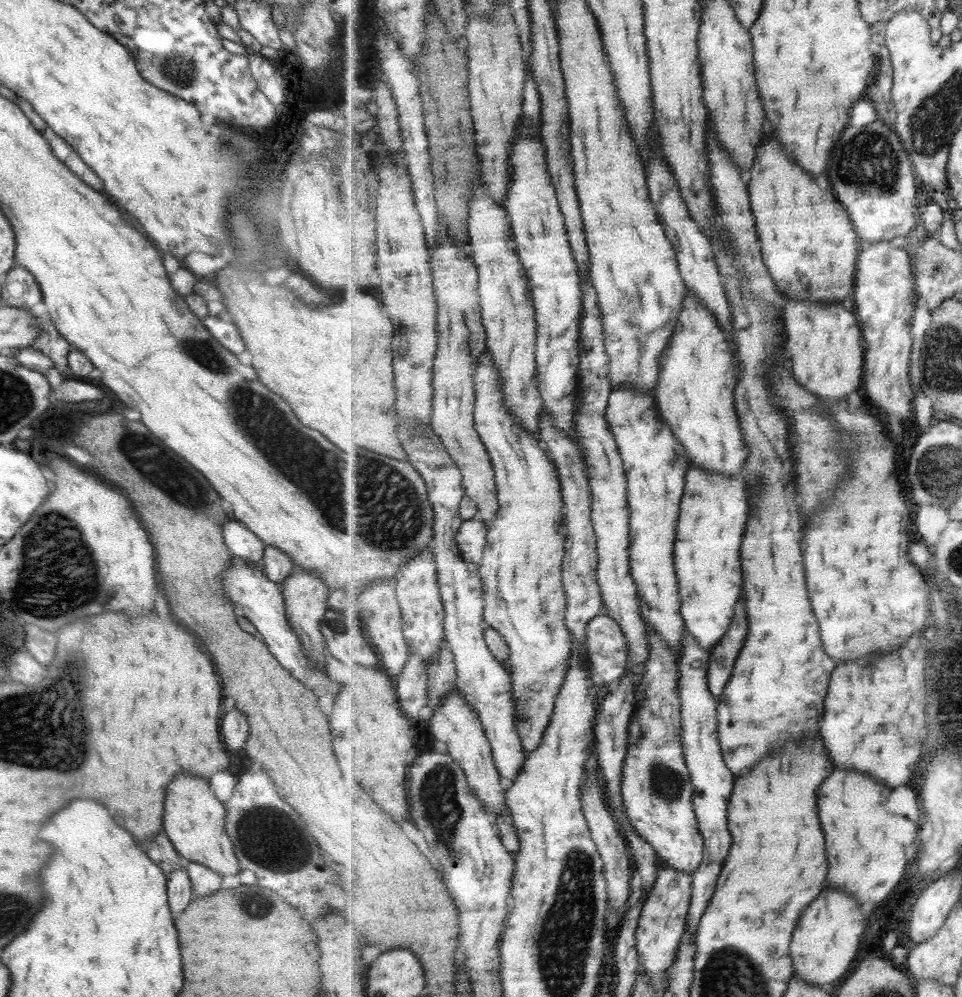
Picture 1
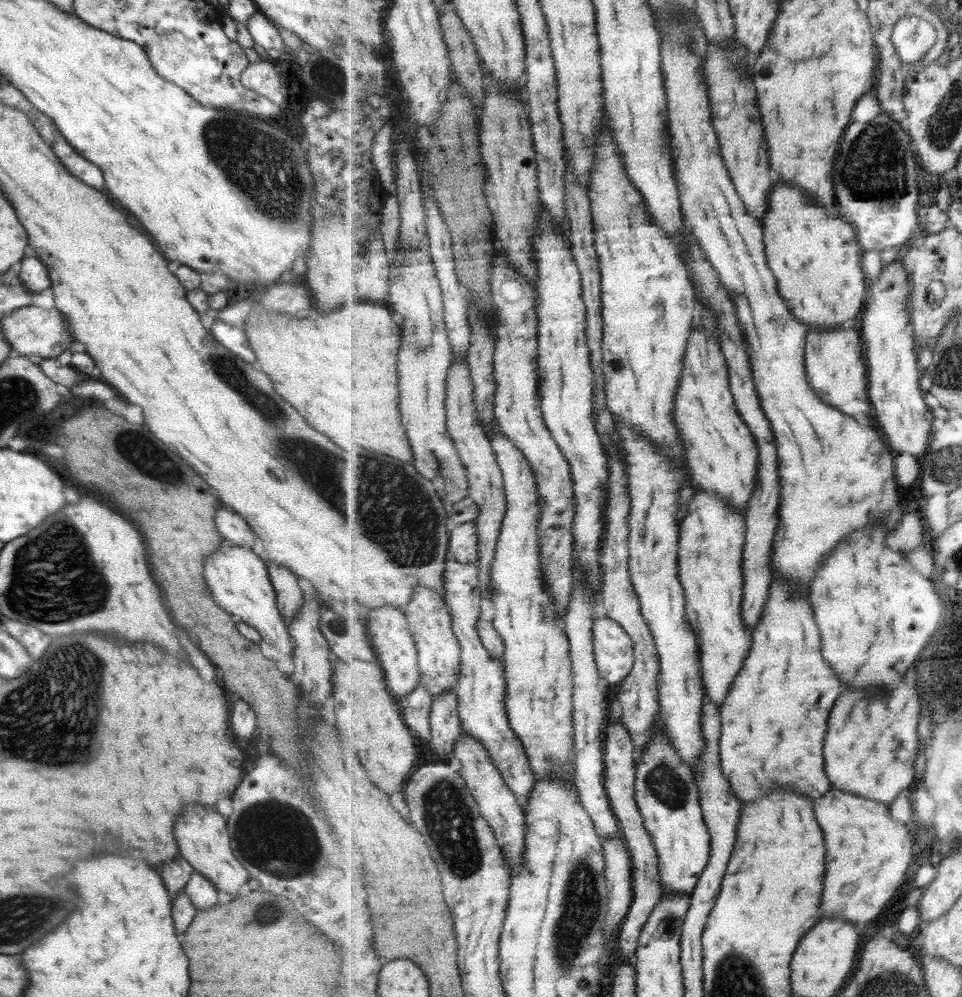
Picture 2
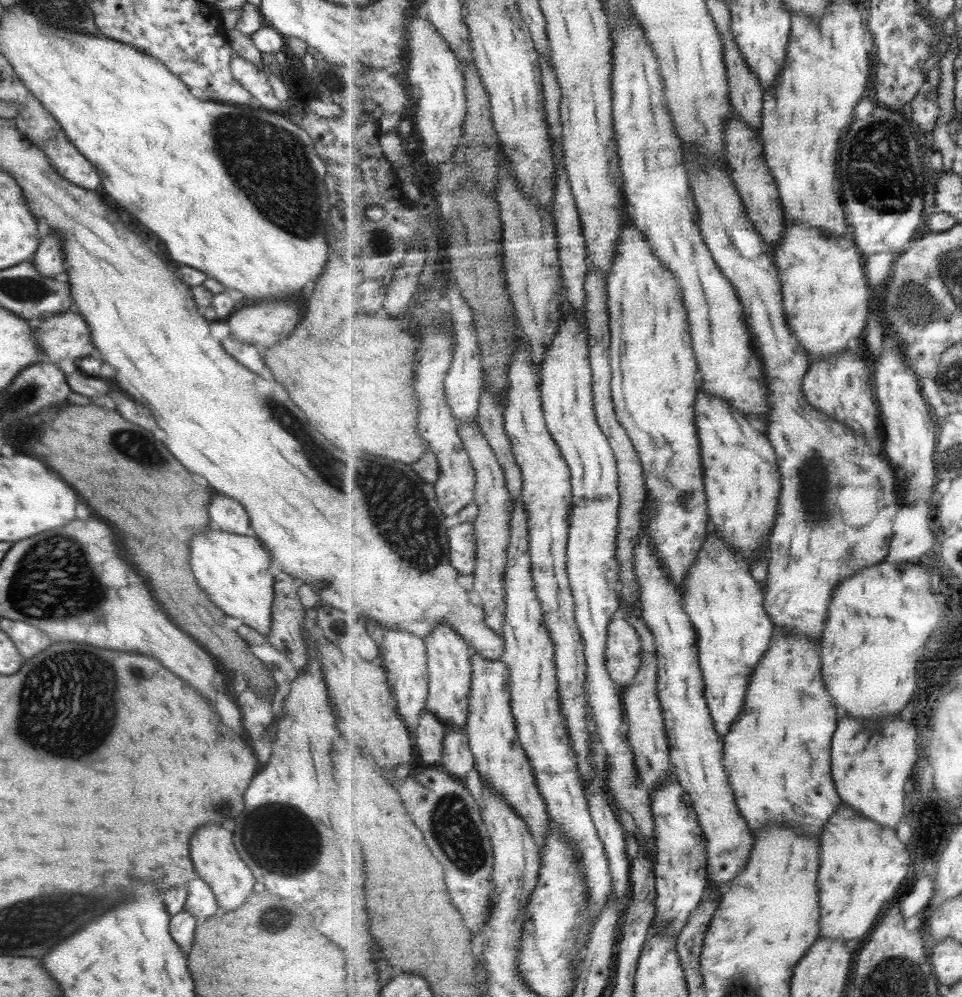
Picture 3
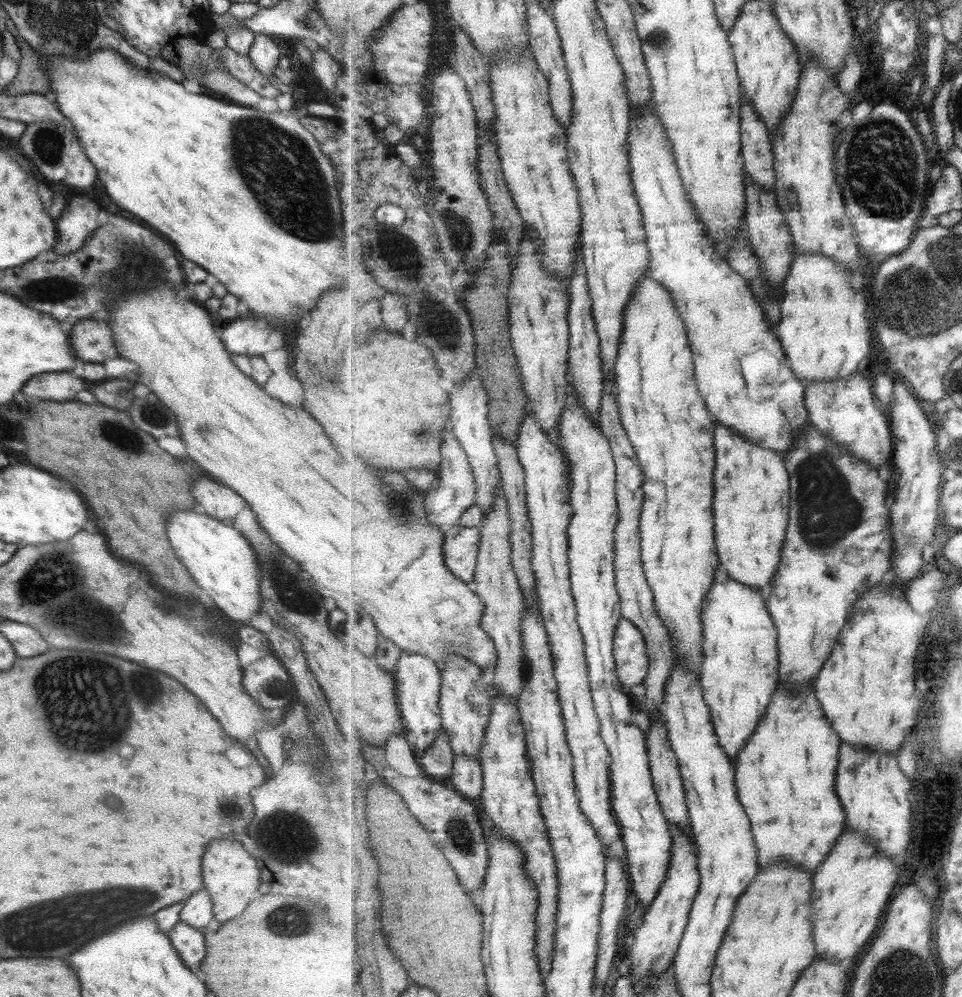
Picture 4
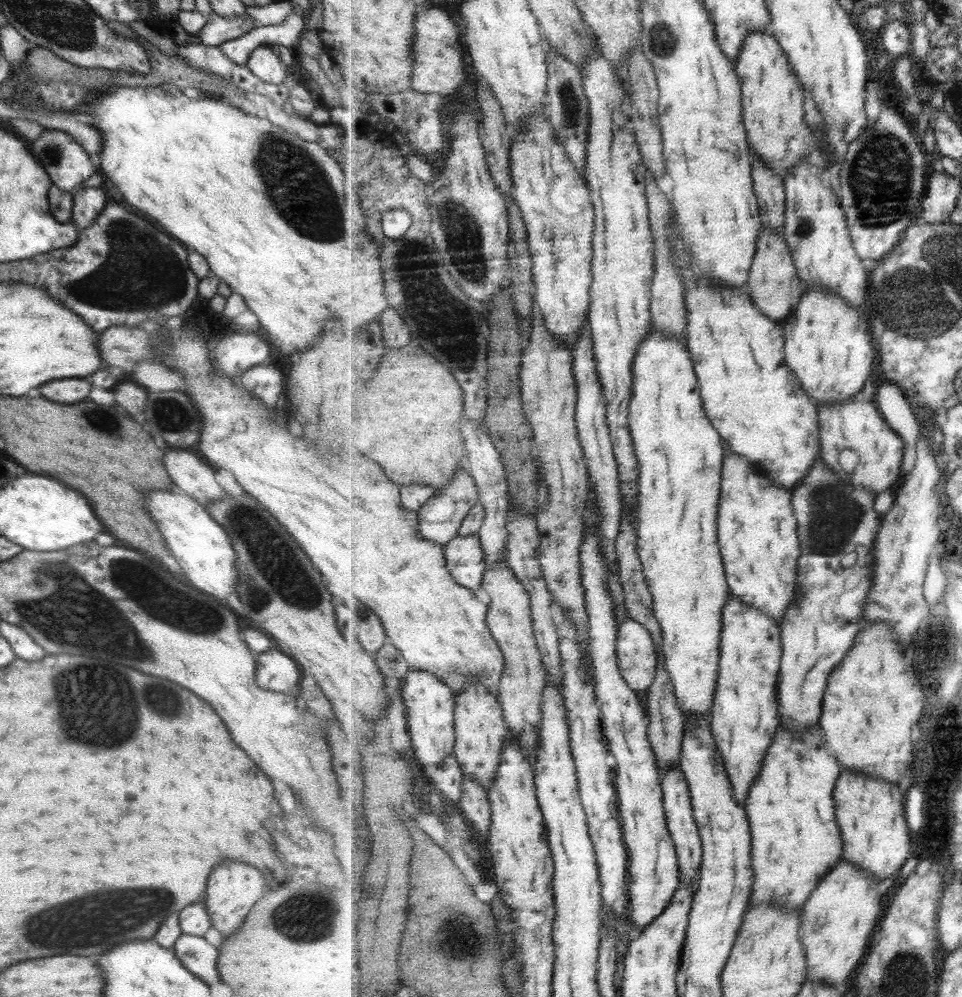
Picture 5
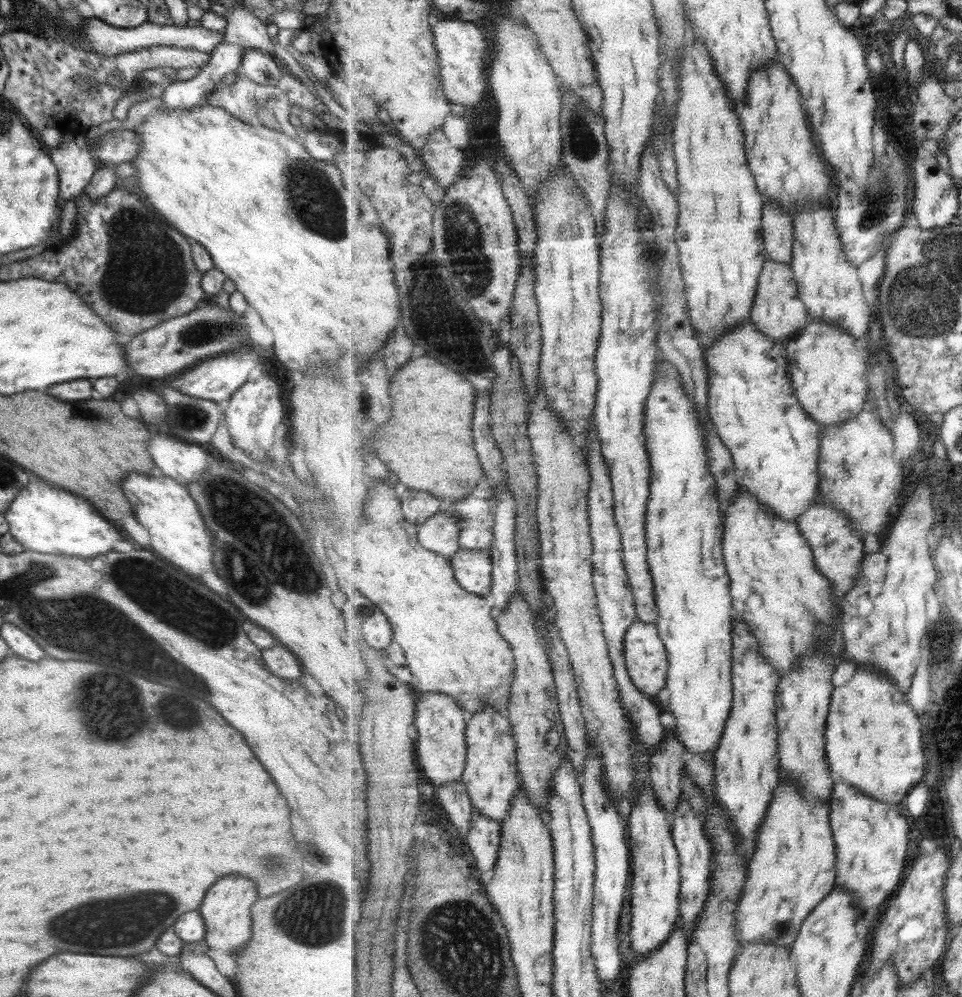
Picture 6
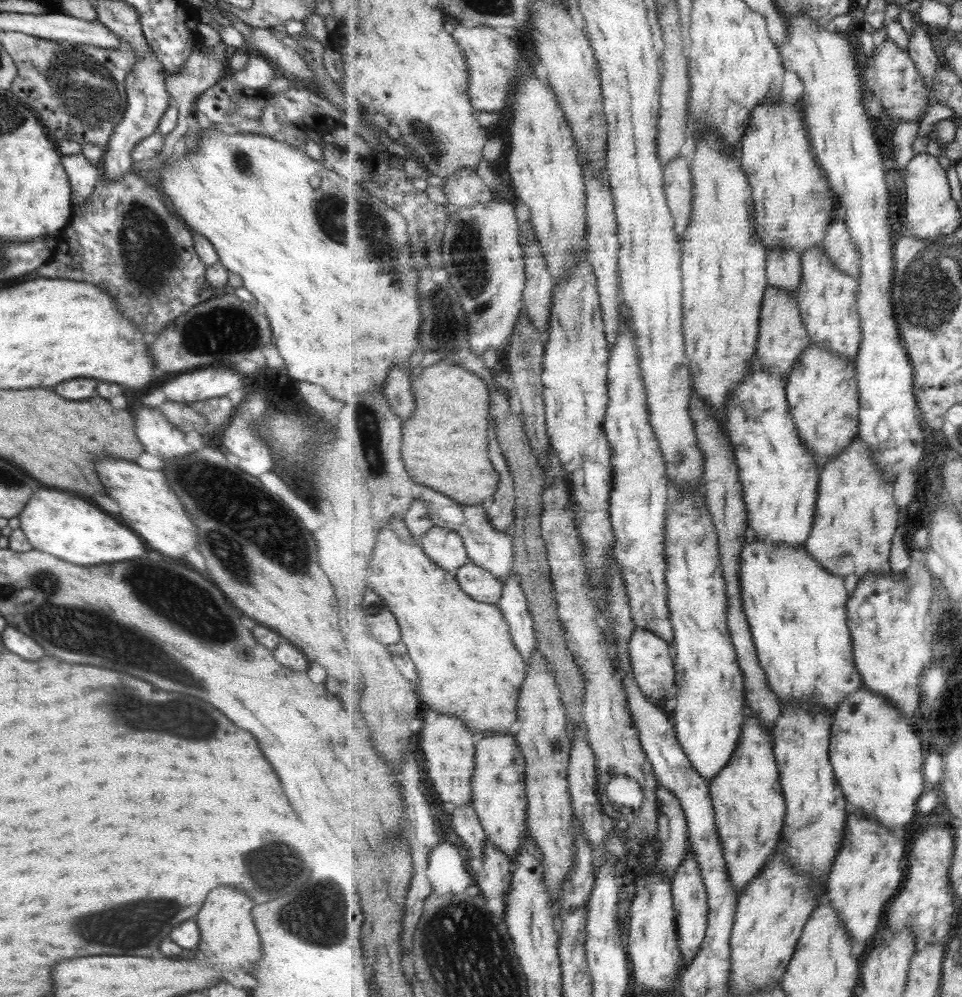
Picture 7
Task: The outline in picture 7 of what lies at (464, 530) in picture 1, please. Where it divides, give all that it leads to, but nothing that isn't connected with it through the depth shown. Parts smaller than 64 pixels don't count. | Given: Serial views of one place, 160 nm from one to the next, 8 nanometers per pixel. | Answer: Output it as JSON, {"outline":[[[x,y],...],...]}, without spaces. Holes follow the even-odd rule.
{"outline":[[[469,560],[457,572],[456,579],[460,582],[461,588],[475,600],[485,601],[494,605],[498,604],[503,594],[504,583],[486,568],[477,566]]]}

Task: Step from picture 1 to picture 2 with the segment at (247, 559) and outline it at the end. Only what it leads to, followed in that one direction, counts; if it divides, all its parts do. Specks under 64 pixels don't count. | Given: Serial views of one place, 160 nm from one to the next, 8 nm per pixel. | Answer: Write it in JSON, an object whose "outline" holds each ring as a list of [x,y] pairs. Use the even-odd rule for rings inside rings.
{"outline":[[[217,510],[214,523],[224,542],[249,549],[253,546],[256,535],[237,513],[231,510]]]}

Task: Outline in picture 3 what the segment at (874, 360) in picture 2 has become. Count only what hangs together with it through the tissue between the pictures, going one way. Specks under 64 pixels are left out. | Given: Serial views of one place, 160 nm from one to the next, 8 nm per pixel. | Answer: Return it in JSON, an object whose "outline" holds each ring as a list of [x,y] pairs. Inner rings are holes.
{"outline":[[[884,336],[880,359],[876,365],[871,365],[874,367],[874,387],[877,388],[882,426],[886,434],[883,454],[893,460],[895,466],[907,470],[907,506],[917,506],[919,500],[923,500],[926,505],[938,506],[936,484],[939,480],[935,458],[939,441],[935,434],[935,422],[929,414],[930,406],[925,404],[926,398],[921,394],[917,376],[907,374],[907,364],[895,336]]]}

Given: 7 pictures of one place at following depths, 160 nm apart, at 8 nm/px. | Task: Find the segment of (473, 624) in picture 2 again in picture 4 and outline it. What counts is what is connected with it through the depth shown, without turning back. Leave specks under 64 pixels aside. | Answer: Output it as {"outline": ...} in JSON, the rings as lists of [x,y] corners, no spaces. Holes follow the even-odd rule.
{"outline":[[[496,692],[492,698],[493,714],[480,750],[484,787],[479,806],[483,814],[492,821],[502,835],[511,839],[524,852],[526,867],[540,892],[540,908],[537,911],[538,943],[536,954],[542,976],[547,978],[552,971],[555,956],[558,910],[560,906],[560,878],[556,854],[548,835],[548,826],[541,812],[540,796],[532,773],[532,760],[528,755],[528,744],[520,710],[507,696]]]}

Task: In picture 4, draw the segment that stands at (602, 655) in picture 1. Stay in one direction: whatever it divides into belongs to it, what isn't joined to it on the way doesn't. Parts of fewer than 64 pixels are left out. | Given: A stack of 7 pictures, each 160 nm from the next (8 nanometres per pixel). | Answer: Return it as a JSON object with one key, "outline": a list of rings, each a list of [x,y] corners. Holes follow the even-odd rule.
{"outline":[[[622,617],[614,638],[616,671],[625,687],[644,685],[651,661],[644,633],[632,620]]]}

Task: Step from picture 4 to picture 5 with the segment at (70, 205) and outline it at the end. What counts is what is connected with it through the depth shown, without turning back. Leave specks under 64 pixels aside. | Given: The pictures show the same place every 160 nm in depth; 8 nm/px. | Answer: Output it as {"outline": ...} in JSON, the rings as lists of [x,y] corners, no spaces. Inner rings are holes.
{"outline":[[[85,187],[73,191],[71,223],[77,230],[89,228],[97,215],[103,211],[107,201],[98,187]]]}

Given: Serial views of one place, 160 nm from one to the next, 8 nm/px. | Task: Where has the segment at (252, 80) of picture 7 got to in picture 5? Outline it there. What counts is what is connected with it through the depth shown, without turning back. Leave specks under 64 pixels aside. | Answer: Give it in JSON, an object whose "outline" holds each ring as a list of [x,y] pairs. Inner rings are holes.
{"outline":[[[259,45],[254,48],[244,65],[253,76],[269,84],[279,84],[286,77],[284,66],[270,46]]]}

